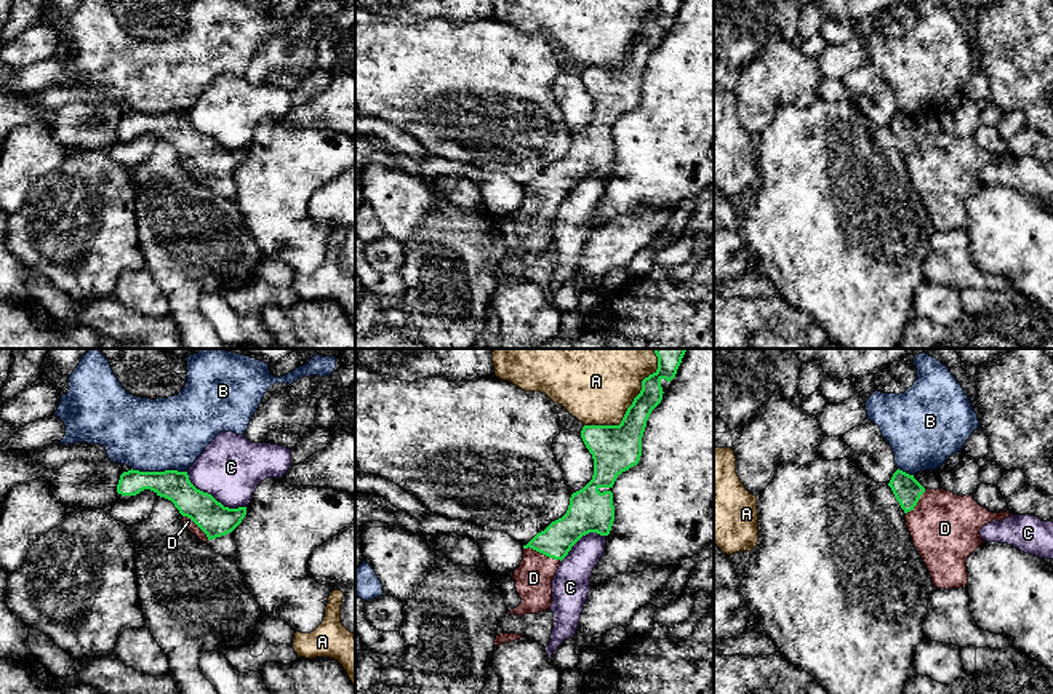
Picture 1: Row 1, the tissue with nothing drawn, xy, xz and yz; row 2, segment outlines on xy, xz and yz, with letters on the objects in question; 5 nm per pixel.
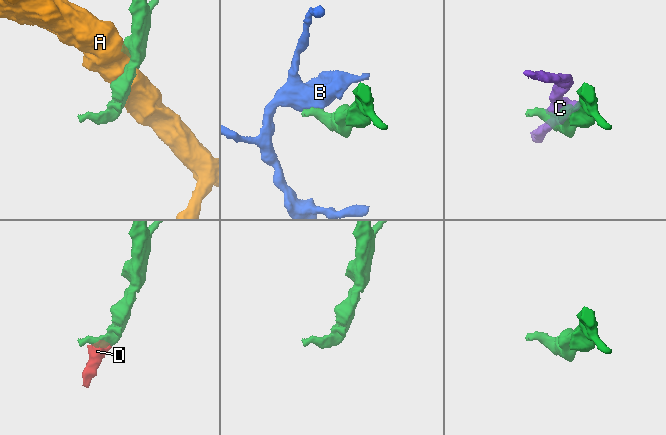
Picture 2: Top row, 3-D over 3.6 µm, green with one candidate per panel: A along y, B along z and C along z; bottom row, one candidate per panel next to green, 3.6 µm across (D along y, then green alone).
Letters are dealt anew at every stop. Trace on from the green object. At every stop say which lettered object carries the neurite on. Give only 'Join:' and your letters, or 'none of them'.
Join: D

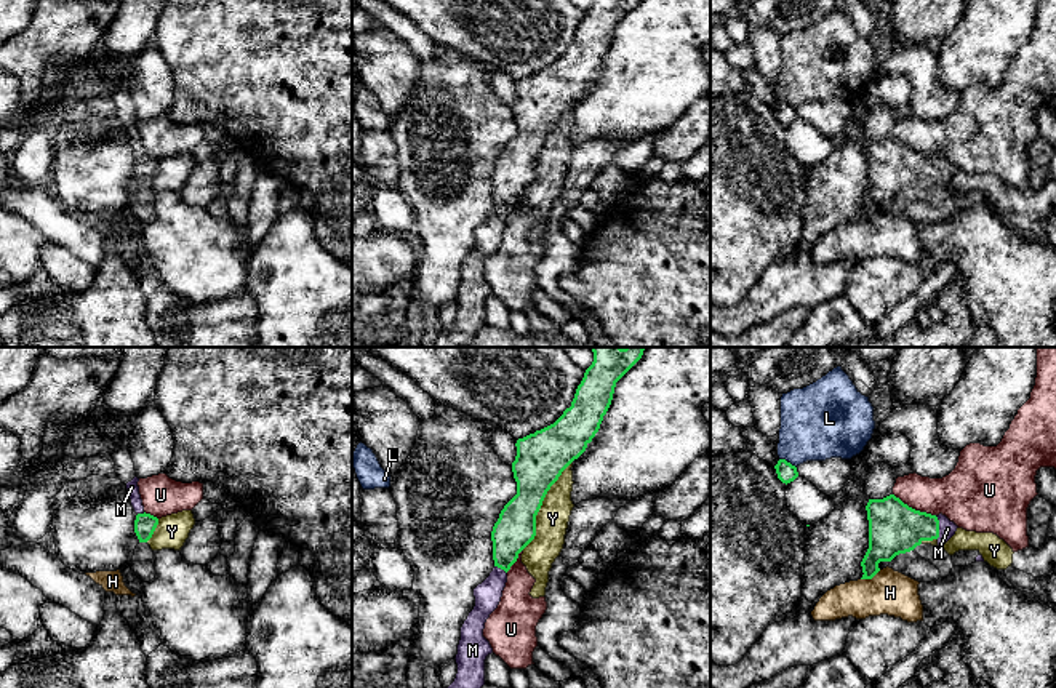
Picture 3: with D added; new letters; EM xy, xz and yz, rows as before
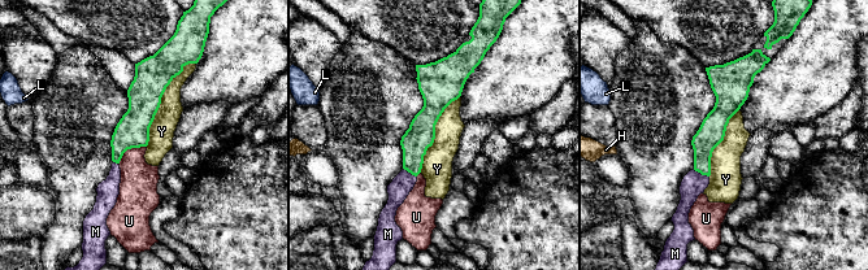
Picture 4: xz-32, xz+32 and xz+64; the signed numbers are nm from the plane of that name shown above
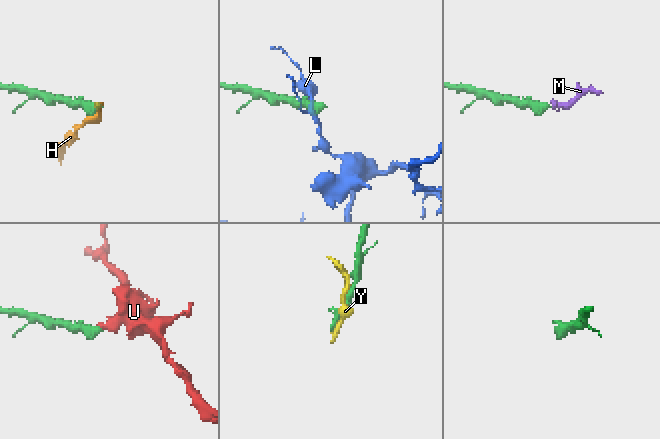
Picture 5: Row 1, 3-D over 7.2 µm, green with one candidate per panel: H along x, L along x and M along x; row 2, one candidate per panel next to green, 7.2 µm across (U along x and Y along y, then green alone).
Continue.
Join: M

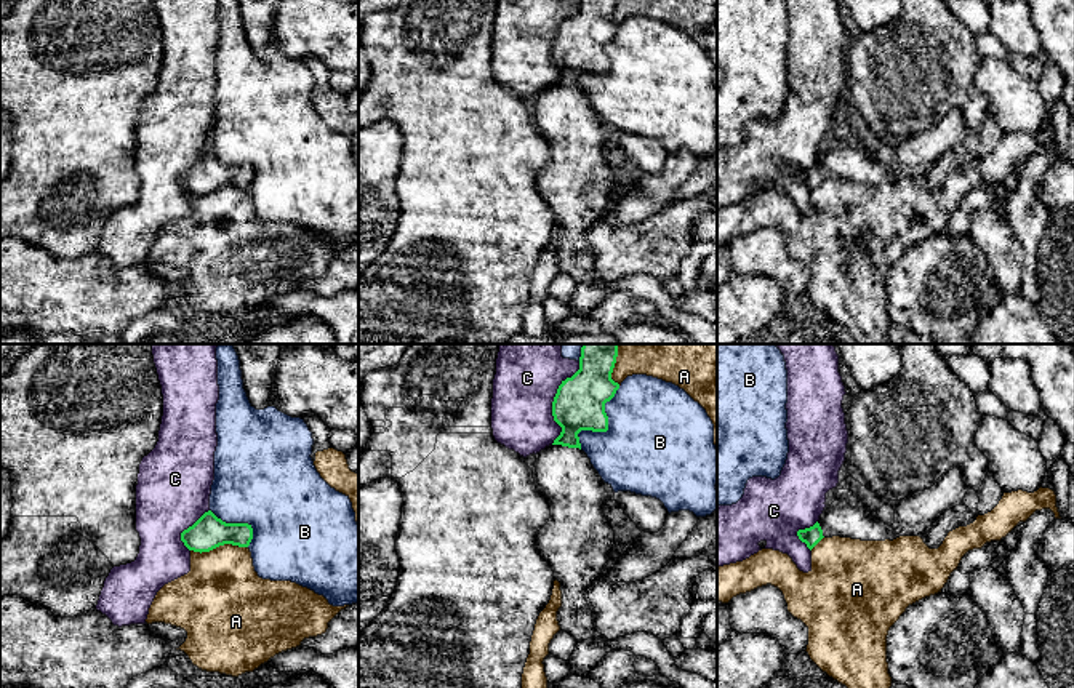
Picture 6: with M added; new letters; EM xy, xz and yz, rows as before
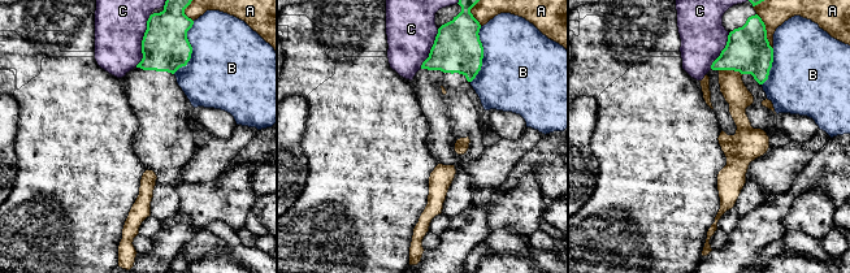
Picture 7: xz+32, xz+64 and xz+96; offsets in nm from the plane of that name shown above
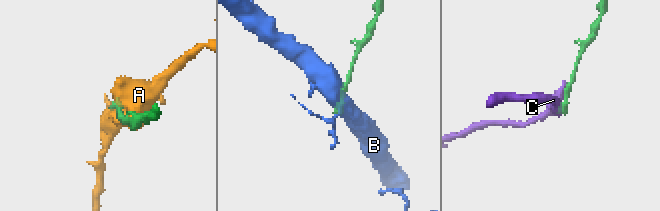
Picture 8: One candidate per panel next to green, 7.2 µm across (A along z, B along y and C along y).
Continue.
Join: none of them

